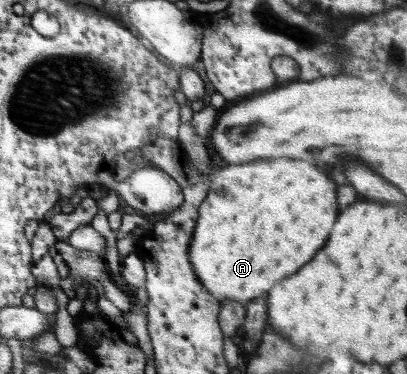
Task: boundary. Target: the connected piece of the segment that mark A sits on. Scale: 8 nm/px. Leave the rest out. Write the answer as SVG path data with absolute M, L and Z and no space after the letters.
M275 158L241 166L219 164L209 184L211 190L204 200L205 204L200 204L201 224L196 224L193 264L197 264L197 272L201 272L201 280L205 280L204 287L217 300L249 302L253 298L267 296L275 282L293 276L323 248L339 214L337 184L315 166L301 160Z

